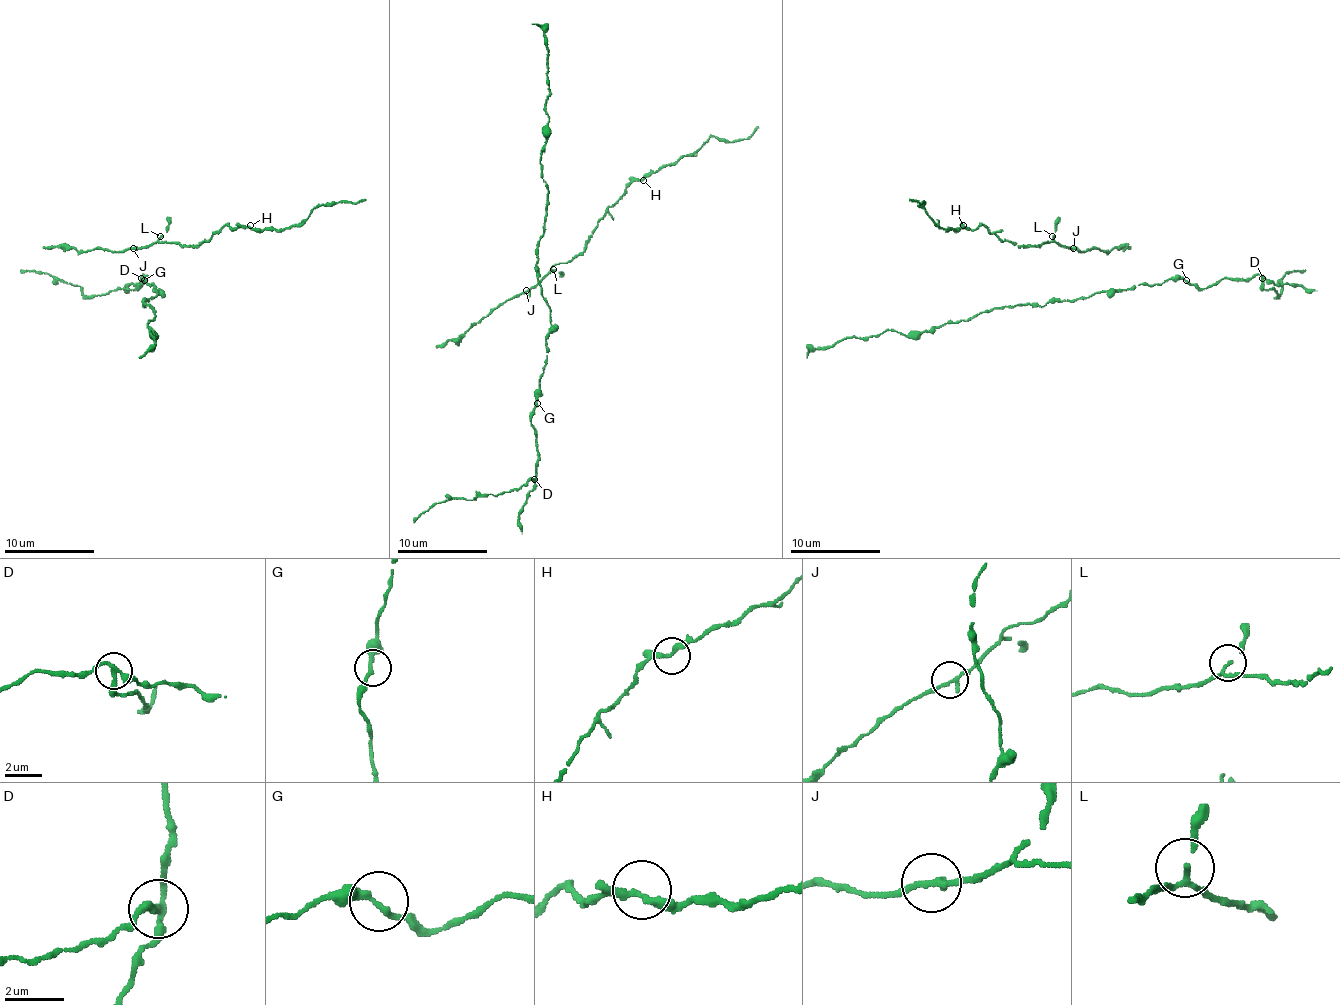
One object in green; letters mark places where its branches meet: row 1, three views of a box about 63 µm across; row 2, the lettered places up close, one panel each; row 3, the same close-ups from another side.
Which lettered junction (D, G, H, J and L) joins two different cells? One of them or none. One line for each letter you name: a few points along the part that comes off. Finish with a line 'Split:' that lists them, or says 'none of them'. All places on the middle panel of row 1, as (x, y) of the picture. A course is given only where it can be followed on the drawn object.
D: Course of the part to remove: (535, 480), (494, 496), (481, 493), (472, 500), (449, 498), (433, 502), (413, 523)
Split: D

